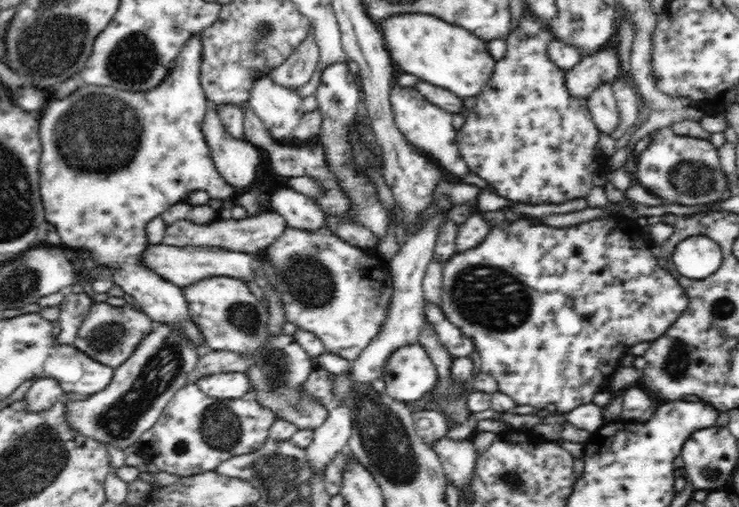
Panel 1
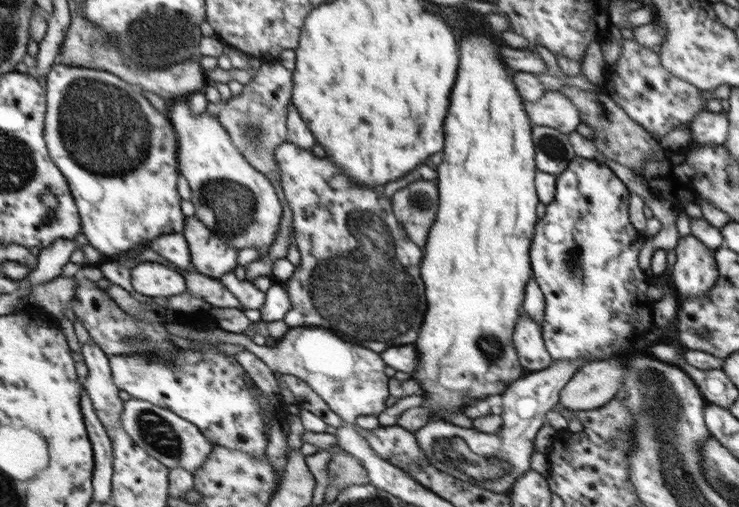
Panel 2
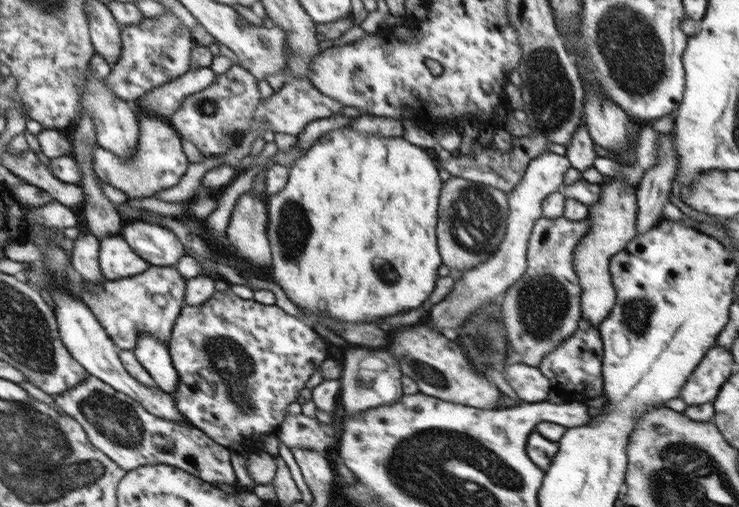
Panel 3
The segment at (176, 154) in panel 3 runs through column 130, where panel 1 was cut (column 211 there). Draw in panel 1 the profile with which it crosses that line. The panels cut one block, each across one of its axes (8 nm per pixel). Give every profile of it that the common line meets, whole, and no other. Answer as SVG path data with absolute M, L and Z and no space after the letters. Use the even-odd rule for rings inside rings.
M192 33L181 45L175 65L157 88L128 94L100 85L80 84L80 88L64 100L50 98L41 108L41 112L44 110L42 118L40 113L37 115L37 122L44 148L38 165L40 196L45 219L56 227L61 247L71 246L91 257L98 265L108 267L114 284L121 288L122 293L130 294L139 310L145 312L150 320L182 327L188 339L196 345L205 345L200 330L192 322L183 288L164 280L142 259L150 246L146 226L167 208L186 202L191 192L204 191L212 199L233 198L236 192L235 187L230 188L219 175L200 130L205 105L209 103L201 82L204 48L200 34Z

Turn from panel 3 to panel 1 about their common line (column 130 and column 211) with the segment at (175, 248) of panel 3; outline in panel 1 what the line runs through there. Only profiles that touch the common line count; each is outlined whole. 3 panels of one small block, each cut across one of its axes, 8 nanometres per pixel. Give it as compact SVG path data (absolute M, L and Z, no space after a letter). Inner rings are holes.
M265 210L258 216L248 216L244 219L217 219L212 224L206 225L192 224L184 219L167 226L161 243L180 248L184 248L185 245L220 245L220 247L231 249L232 252L257 255L270 246L276 237L280 237L286 228L288 223L284 221L282 215L272 210Z

